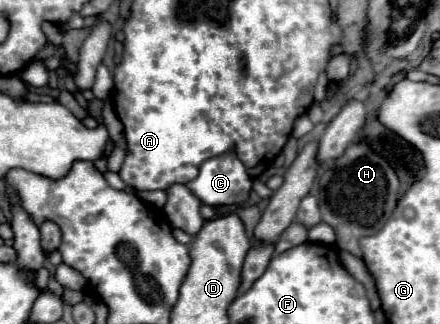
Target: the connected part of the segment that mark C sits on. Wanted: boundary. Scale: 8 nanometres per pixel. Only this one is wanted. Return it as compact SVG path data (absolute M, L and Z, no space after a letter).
M235 154L209 158L187 188L207 206L243 206L249 200L253 180Z

